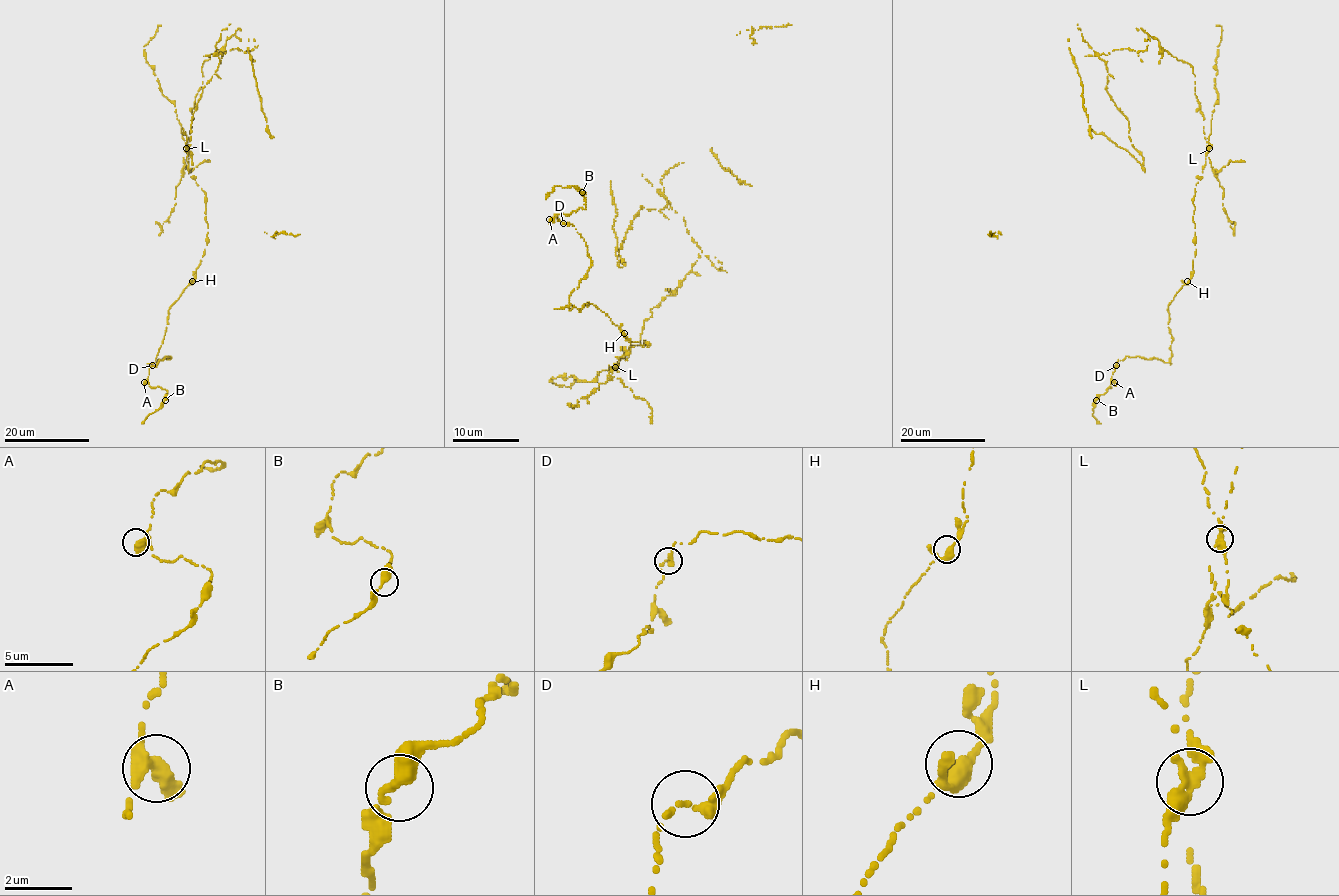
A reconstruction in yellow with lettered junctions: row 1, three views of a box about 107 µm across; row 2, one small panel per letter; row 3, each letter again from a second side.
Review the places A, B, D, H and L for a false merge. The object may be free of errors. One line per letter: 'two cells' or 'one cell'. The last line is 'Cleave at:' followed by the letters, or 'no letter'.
A: one cell
B: one cell
D: one cell
H: one cell
L: two cells
Cleave at: L

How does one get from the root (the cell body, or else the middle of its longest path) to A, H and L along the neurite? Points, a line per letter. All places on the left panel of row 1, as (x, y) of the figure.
A: (202, 84), (186, 148), (206, 195), (207, 245), (196, 278), (168, 310), (155, 360), (170, 358), (144, 382)
H: (202, 84), (192, 109), (193, 120), (186, 148), (191, 177), (206, 195), (208, 233), (204, 254), (192, 281)
L: (202, 84), (192, 109), (186, 149)

